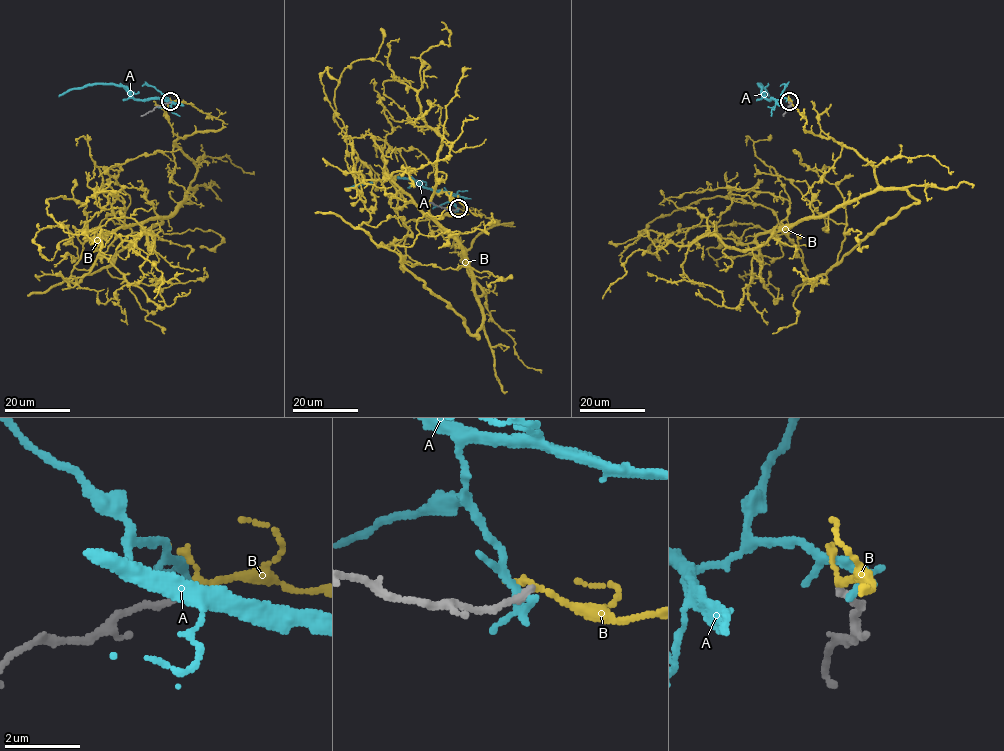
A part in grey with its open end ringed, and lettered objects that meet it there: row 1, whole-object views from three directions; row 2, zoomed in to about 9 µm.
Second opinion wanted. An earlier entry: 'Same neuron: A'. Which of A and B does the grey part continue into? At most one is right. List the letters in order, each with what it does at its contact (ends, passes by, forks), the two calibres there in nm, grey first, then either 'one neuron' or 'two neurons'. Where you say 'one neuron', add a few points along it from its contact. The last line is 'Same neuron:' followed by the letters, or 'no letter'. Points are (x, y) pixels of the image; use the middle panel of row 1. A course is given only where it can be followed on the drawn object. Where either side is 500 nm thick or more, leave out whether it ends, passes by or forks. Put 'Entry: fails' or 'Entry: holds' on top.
Entry: fails
A: it passes by | 200/170 nm | two neurons
B: it passes by | 190/120 nm | one neuron | via (458, 208), (510, 224), (462, 256), (478, 337), (356, 227), (374, 183), (334, 91), (380, 28)
Same neuron: B

